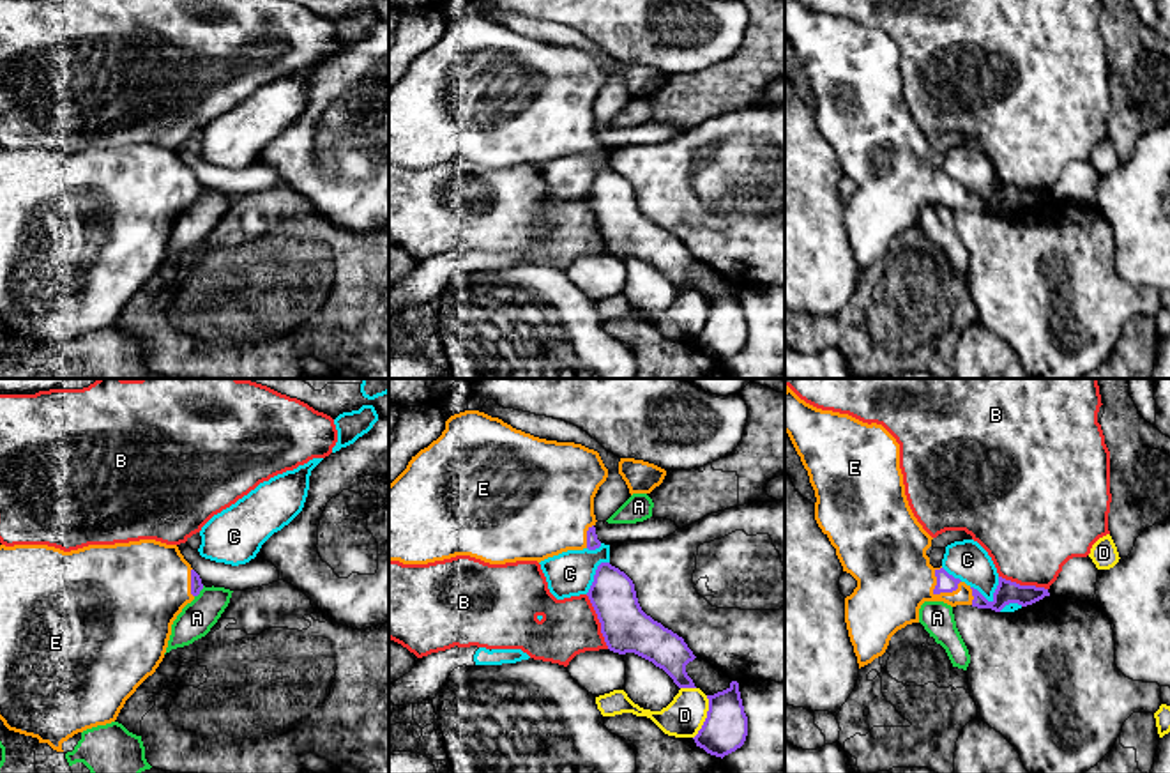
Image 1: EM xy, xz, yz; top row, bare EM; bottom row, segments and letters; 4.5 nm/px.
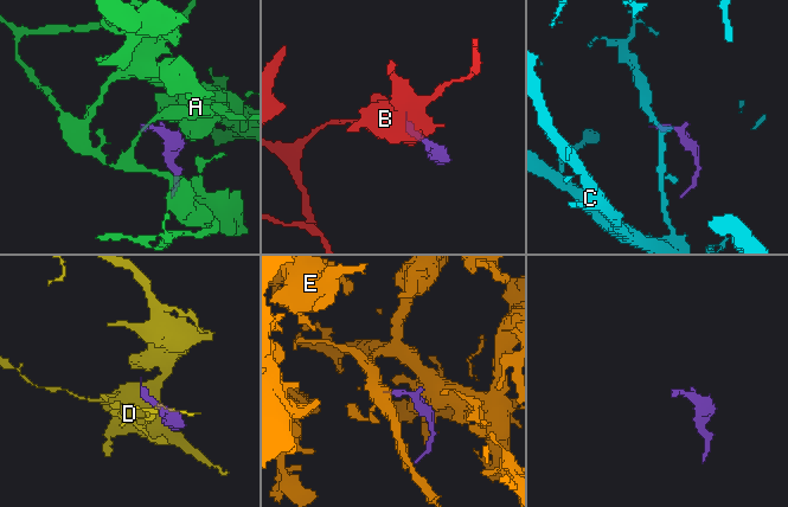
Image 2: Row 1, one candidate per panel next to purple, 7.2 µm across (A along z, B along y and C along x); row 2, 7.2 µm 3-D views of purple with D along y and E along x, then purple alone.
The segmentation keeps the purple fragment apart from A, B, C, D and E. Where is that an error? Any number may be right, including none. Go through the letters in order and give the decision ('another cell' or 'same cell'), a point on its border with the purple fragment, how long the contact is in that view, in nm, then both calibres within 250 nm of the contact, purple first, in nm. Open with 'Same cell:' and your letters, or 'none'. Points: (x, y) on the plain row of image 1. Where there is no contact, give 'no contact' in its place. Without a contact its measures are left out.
Same cell: E
A: another cell; meets purple in xy at (200, 193); contact 70 nm long; 60 nm thick on the purple side, 160 nm on the other
B: another cell; meets purple in xz at (600, 225); contact 260 nm long; 220 nm thick on the purple side, 260 nm on the other
C: another cell; meets purple in yz at (994, 202); contact 140 nm long; 100 nm thick on the purple side, 180 nm on the other
D: another cell; meets purple in xz at (707, 321); contact 220 nm long; 200 nm thick on the purple side, 180 nm on the other
E: same cell; meets purple in yz at (948, 195); contact 150 nm long; 90 nm thick on the purple side, 340 nm on the other

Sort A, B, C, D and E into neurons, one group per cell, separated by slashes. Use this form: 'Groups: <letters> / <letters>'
Groups: A / B / C / D / E

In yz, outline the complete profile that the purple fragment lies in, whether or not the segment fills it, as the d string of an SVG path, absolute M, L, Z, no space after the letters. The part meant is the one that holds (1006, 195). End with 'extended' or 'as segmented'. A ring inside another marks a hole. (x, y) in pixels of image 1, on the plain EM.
M785 0L785 35L815 94L815 124L836 152L843 175L857 184L854 196L845 202L845 226L859 272L882 260L898 233L919 226L924 205L1000 216L1009 207L1027 210L1050 200L1045 191L1020 189L999 180L993 203L988 205L977 193L930 168L926 154L933 142L908 110L900 73L900 48L882 28L817 12L799 0Z; extended

